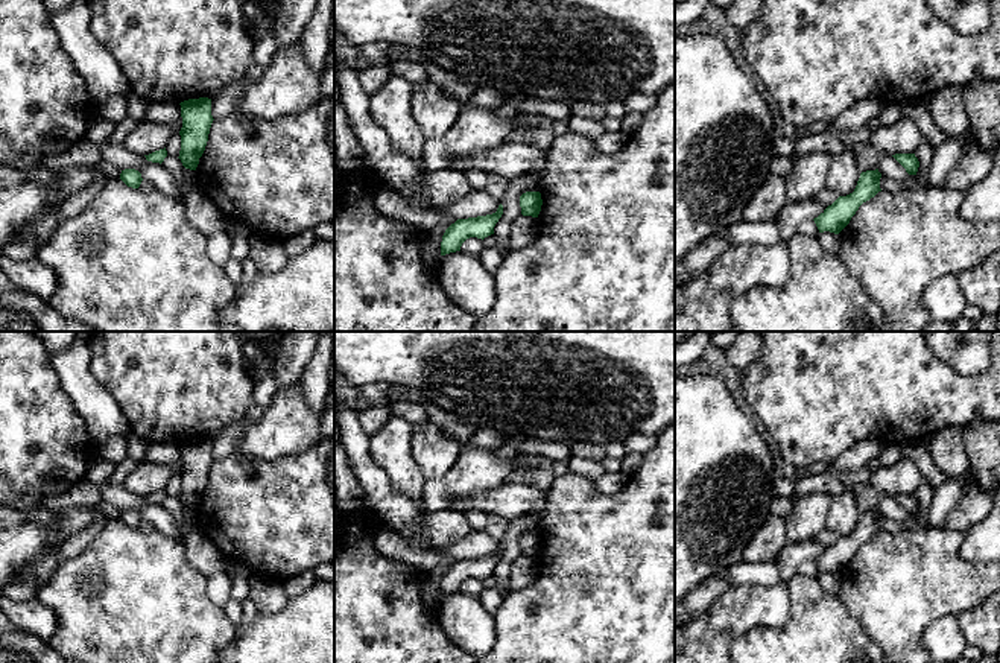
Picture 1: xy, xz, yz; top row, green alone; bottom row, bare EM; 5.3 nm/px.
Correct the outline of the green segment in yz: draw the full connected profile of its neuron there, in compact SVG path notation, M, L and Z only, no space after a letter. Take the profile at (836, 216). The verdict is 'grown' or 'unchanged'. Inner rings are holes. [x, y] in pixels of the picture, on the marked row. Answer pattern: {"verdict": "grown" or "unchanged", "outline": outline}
{"verdict": "unchanged", "outline": "M878 169L862 172L853 193L839 196L813 219L819 233L830 231L839 234L850 224L859 207L881 192L880 178Z"}

